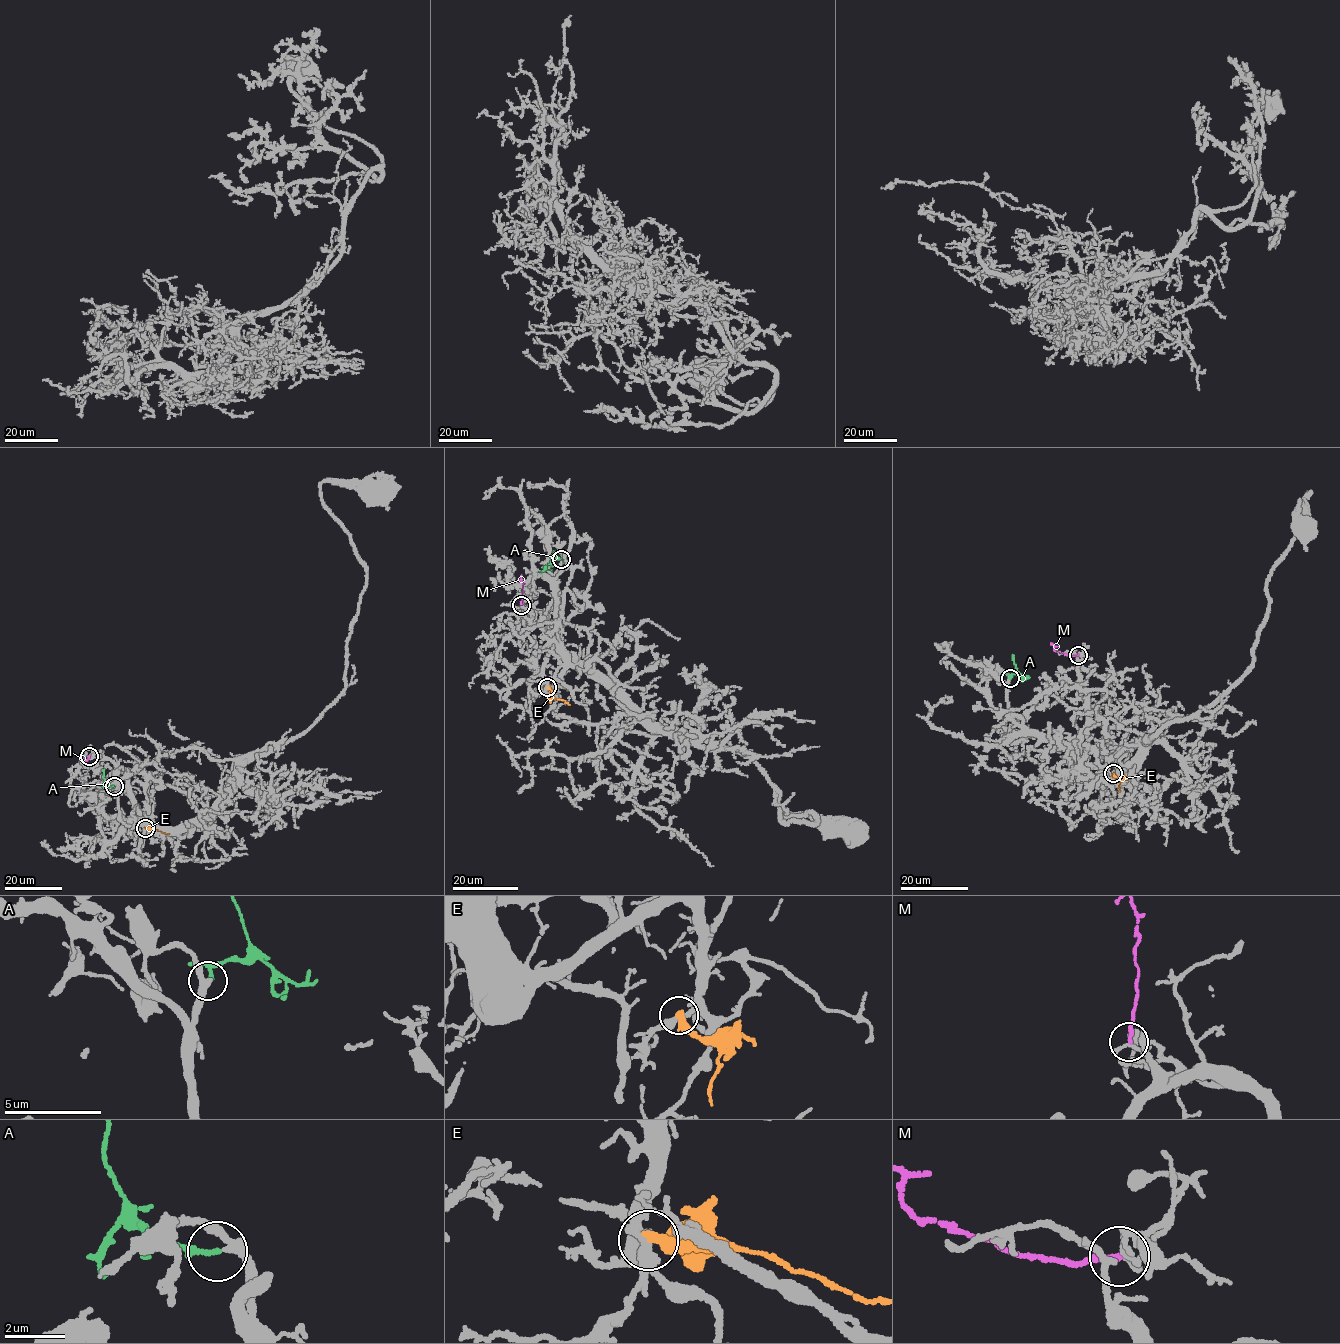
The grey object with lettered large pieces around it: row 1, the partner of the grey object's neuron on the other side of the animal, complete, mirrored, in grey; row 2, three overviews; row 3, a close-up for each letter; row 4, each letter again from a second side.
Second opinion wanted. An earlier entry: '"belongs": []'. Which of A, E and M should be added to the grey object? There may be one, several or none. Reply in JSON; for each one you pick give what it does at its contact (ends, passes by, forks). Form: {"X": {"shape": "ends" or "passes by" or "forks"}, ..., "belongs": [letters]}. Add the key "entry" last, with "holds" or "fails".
{"A": {"shape": "ends"}, "belongs": ["A"], "entry": "fails"}

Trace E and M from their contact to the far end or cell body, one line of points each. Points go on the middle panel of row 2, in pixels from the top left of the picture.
E: (547, 686), (555, 698), (569, 704)
M: (521, 605), (521, 575)

